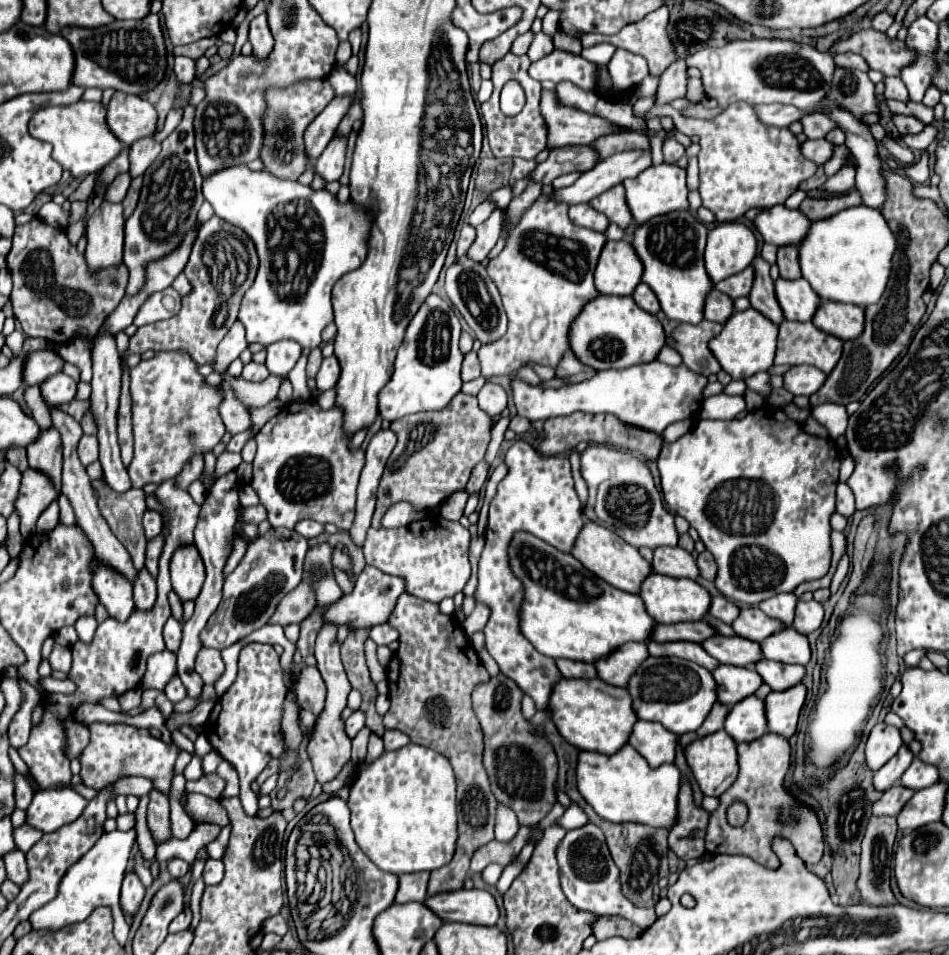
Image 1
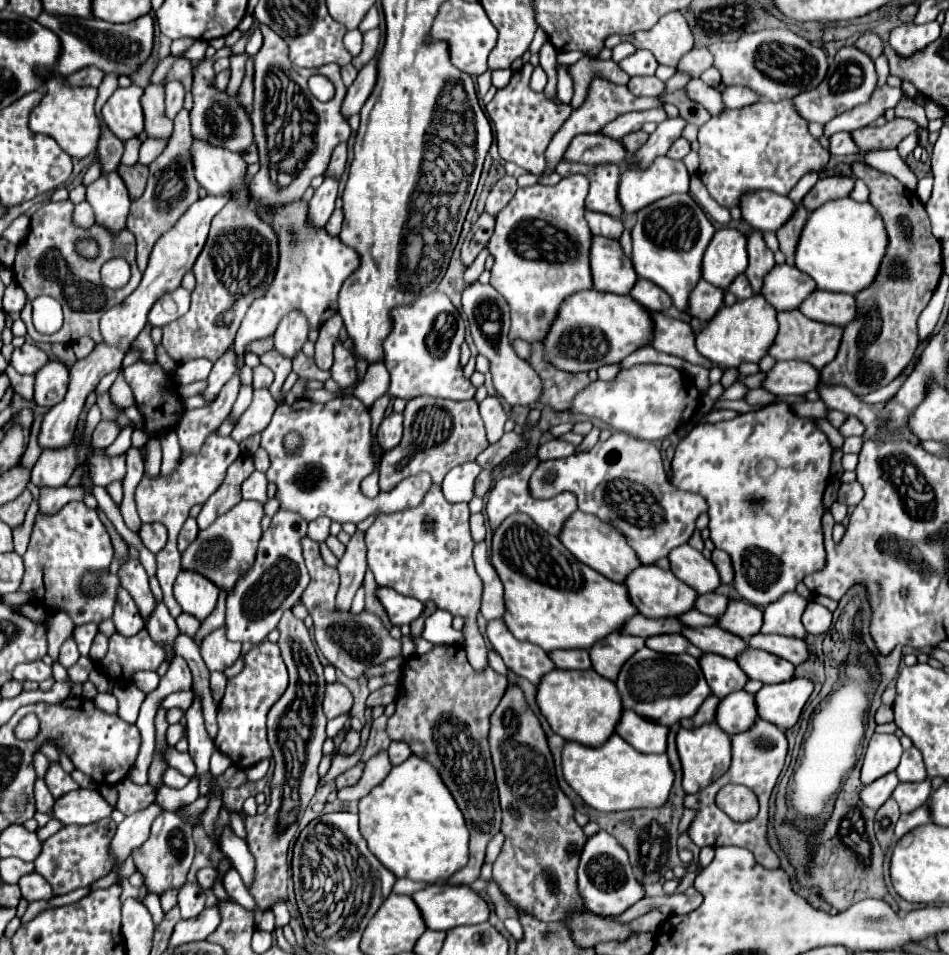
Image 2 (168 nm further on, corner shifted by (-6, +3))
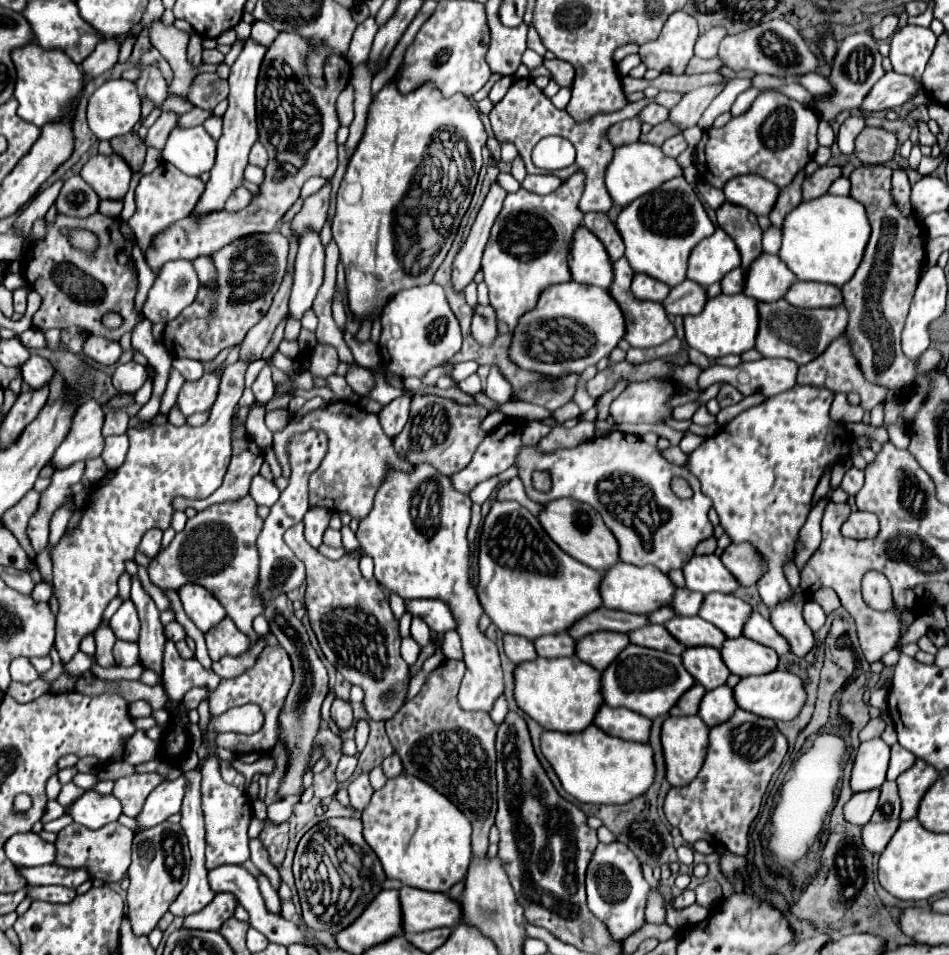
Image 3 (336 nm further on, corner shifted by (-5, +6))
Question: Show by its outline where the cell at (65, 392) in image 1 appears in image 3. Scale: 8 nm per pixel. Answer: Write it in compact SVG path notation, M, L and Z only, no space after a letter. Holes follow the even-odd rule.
M33 354L27 364L21 366L21 372L23 372L23 380L33 388L33 390L39 390L43 386L49 386L53 376L55 376L55 366L43 358L43 356L37 356Z

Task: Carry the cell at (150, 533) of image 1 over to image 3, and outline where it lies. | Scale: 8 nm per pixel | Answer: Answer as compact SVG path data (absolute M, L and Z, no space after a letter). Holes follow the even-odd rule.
M151 528L151 530L145 532L139 548L141 548L149 558L155 558L155 556L159 554L159 550L161 550L161 538L163 538L163 530Z

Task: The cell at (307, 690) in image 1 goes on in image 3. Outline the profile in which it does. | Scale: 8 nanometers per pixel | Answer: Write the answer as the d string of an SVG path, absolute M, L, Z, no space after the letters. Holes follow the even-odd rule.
M335 698L331 704L331 718L335 720L335 724L339 728L349 728L351 720L353 720L353 712L351 712L351 704L343 698Z

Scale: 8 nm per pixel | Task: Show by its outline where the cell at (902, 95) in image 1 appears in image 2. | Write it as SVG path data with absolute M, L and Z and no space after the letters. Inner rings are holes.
M902 97L902 101L898 103L896 107L896 117L904 117L904 119L912 119L918 123L920 129L926 129L928 127L928 119L926 119L926 113L924 113L924 107L922 103L910 99L910 97Z

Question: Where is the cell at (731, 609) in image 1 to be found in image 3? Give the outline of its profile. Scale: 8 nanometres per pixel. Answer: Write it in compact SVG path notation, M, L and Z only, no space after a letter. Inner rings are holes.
M677 588L675 600L673 600L673 610L679 616L697 616L699 608L703 604L703 598L705 596L699 592L691 592L687 588Z

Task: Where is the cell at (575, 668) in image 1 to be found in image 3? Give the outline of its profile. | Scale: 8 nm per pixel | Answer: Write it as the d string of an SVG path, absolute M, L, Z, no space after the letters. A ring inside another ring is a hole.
M543 636L543 640L535 640L535 650L543 658L561 658L561 656L575 656L577 640L567 636Z

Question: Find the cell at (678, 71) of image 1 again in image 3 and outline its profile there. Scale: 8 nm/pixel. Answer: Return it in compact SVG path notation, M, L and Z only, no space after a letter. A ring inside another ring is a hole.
M711 28L707 30L705 34L699 36L697 44L695 44L695 56L699 58L715 58L717 56L717 48L719 48L719 42L721 38L725 36L725 28Z

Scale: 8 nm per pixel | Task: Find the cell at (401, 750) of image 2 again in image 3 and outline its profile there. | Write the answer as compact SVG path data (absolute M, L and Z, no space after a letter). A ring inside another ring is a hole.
M391 754L391 756L387 756L385 760L383 760L383 772L385 772L385 776L387 778L391 778L391 776L397 776L401 770L403 770L403 764L401 764L401 758L397 756L397 754Z

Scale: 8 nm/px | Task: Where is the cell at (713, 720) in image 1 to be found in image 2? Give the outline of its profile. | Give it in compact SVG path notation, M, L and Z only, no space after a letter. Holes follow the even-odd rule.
M708 695L708 699L700 705L700 711L696 711L696 715L692 715L692 723L694 725L704 725L704 723L712 723L714 715L716 715L716 703L720 699L716 695Z

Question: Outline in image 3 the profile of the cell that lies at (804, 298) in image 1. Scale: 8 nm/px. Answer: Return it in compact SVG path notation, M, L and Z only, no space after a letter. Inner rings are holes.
M761 254L747 270L744 293L759 302L777 302L785 298L795 280L779 256Z

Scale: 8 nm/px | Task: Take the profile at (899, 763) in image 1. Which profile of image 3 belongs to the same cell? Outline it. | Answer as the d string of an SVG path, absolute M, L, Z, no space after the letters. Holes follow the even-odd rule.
M867 790L867 792L859 792L859 794L853 794L851 800L845 804L843 808L843 814L845 818L851 822L851 824L859 824L859 826L865 826L875 808L877 808L877 802L879 802L879 790Z

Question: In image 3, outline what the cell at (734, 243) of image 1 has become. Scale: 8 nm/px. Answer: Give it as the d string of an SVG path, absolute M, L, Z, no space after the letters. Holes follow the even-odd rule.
M717 228L709 238L701 240L691 252L687 278L699 282L701 286L711 286L721 282L725 274L741 266L741 254L735 240L723 230Z

